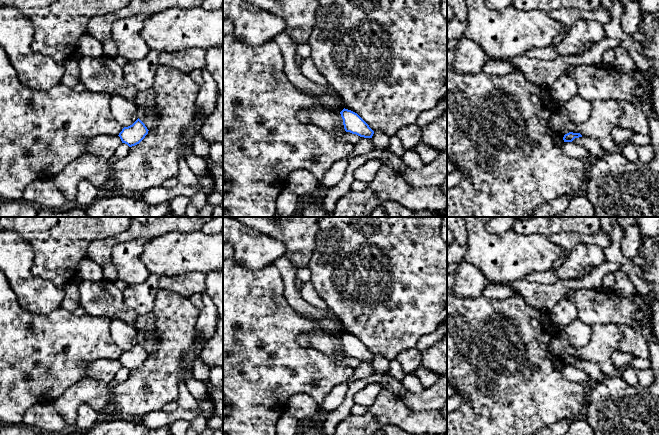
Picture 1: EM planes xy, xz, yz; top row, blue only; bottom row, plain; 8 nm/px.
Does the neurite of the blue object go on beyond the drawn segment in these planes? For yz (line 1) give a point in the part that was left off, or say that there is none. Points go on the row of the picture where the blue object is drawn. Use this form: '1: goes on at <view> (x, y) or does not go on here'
1: does not go on here

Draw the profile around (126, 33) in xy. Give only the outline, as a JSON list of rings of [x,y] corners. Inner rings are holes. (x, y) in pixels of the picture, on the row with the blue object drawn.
[[[139,14],[128,18],[117,20],[112,26],[112,39],[118,48],[118,55],[124,57],[128,61],[139,60],[147,56],[150,48],[145,43],[141,36],[141,30],[145,20],[151,16],[146,14]]]

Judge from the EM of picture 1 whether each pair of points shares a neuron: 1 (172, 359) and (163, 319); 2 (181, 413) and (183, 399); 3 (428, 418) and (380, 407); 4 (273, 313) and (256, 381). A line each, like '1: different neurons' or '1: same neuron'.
1: same neuron
2: different neurons
3: same neuron
4: same neuron

